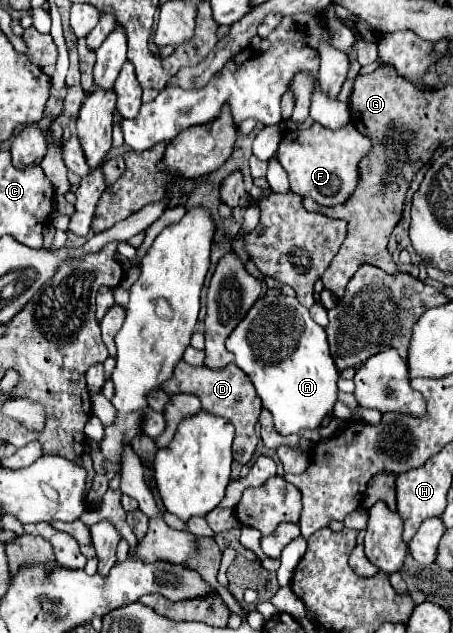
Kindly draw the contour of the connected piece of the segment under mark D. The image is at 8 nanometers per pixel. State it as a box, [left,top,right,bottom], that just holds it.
[161,361,261,465]

